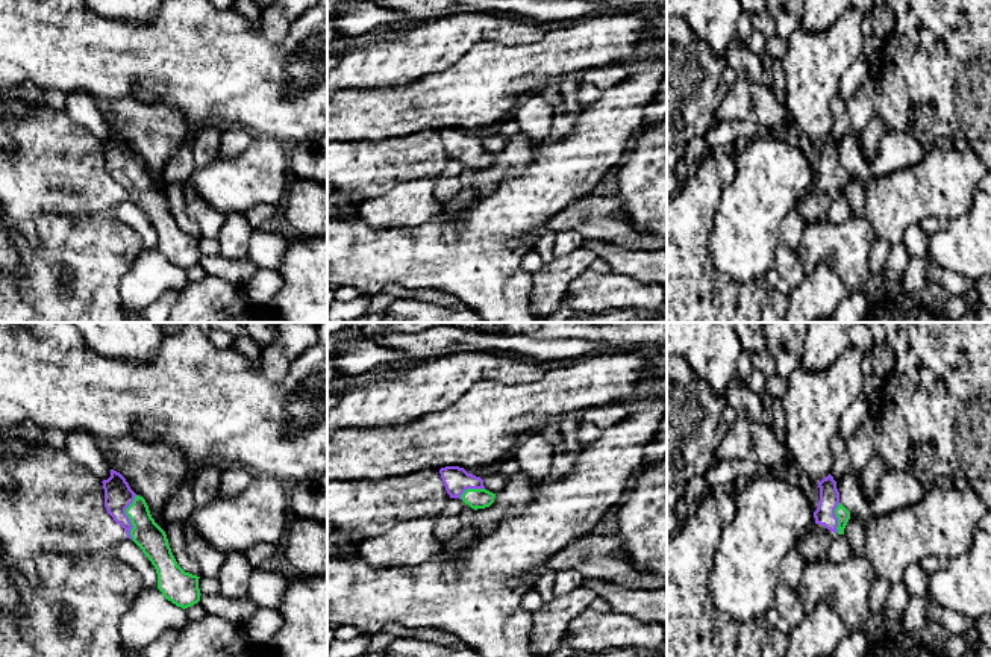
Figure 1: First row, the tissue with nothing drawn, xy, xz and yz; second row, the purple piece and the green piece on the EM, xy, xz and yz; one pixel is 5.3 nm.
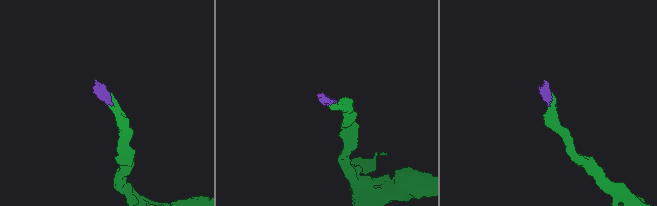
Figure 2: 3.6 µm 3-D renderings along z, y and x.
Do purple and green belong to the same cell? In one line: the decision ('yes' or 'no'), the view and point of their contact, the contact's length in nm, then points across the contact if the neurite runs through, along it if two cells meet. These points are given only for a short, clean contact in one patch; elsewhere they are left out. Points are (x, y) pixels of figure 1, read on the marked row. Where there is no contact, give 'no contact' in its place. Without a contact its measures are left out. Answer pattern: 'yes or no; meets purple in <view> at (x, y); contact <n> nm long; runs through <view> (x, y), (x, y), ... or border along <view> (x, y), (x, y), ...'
yes; meets purple in xy at (128, 518); contact 240 nm long; runs through xy (118, 495), (126, 507), (128, 518), (147, 535)

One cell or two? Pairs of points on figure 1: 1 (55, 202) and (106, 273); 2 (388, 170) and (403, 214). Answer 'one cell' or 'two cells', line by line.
1: two cells
2: two cells

